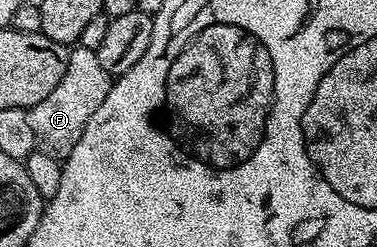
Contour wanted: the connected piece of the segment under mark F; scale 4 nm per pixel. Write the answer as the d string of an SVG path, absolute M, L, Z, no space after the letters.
M74 46L69 53L67 73L63 73L59 85L55 85L55 89L51 89L51 93L43 97L39 105L28 108L30 125L37 142L36 150L64 161L71 149L79 145L79 137L83 137L87 121L91 121L95 109L103 105L103 97L107 97L113 88L113 80L114 76L109 75L103 65L99 65L96 51Z

